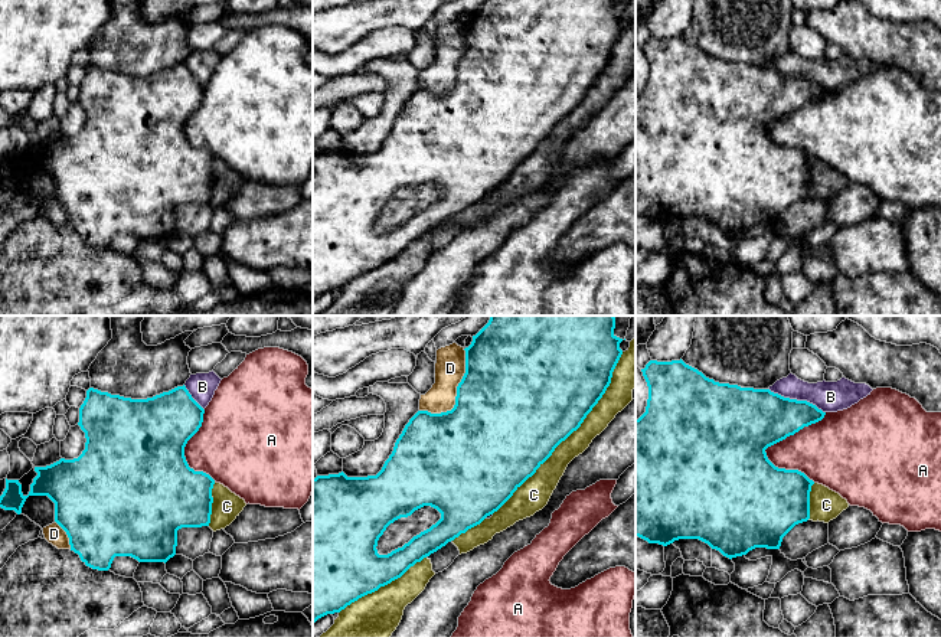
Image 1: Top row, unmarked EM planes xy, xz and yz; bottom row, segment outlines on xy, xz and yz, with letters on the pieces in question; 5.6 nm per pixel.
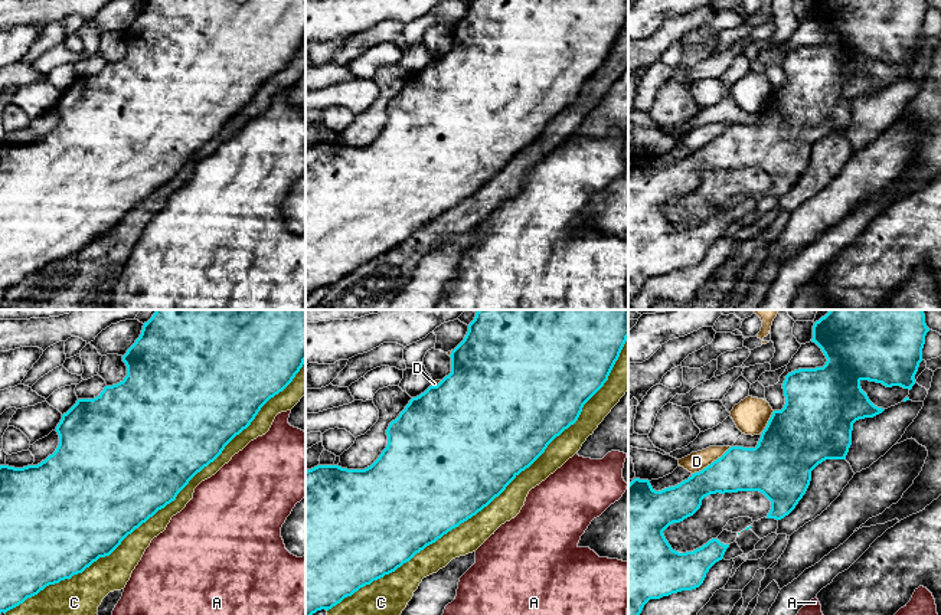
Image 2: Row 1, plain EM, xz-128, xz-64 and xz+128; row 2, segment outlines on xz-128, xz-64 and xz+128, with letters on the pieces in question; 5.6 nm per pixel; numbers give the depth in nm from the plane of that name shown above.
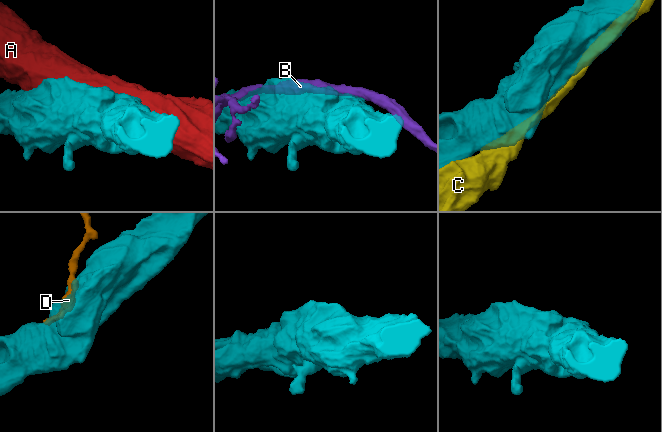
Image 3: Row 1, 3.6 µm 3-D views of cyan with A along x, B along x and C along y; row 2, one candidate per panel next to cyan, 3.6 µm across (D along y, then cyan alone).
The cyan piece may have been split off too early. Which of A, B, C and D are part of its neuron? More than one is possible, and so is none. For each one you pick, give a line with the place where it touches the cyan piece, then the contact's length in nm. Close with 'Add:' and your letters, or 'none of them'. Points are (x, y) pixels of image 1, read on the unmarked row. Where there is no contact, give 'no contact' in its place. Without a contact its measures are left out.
Add: none of them

